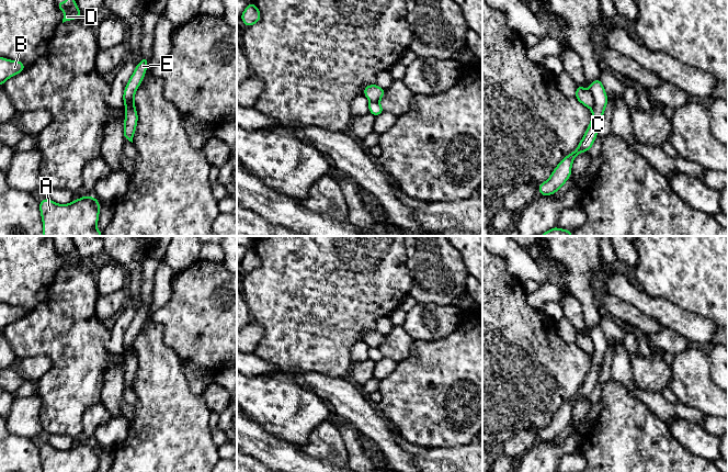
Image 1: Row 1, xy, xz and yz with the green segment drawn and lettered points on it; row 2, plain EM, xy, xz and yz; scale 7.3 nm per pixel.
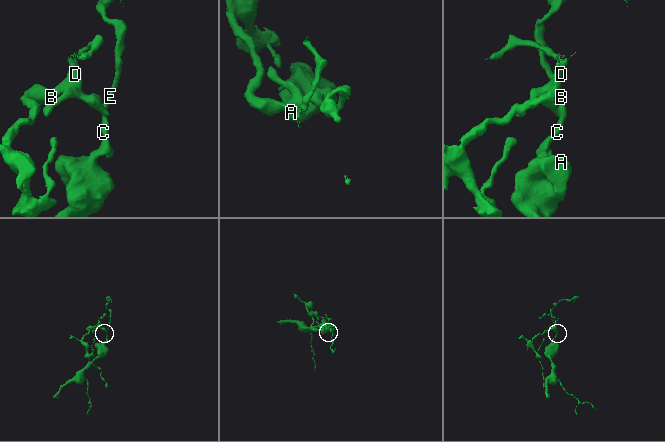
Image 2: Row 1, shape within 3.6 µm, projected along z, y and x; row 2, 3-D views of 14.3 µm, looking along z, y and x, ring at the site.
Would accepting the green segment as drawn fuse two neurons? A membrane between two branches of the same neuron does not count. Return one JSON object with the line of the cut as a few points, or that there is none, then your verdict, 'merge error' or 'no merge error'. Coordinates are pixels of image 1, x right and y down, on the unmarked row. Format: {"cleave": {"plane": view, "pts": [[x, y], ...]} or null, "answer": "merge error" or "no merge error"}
{"cleave": {"plane": "yz", "pts": [[589, 335], [593, 344], [592, 356]]}, "answer": "merge error"}

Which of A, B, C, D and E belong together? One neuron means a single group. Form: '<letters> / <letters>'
A C E / B D

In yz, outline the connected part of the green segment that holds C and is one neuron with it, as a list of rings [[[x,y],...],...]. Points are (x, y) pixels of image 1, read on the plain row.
[[[601,325],[594,326],[589,333],[589,336],[594,344],[591,368],[576,396],[567,403],[564,403],[554,415],[550,423],[538,431],[541,441],[551,441],[556,439],[571,422],[571,413],[575,404],[580,398],[588,397],[594,390],[607,350],[607,340]]]

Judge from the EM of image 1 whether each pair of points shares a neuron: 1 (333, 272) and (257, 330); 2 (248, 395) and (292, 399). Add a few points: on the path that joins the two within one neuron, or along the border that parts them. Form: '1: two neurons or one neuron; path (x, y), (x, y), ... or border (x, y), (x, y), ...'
1: two neurons; border (252, 318), (262, 327), (262, 337), (254, 351)
2: one neuron; path (259, 396), (281, 399)

